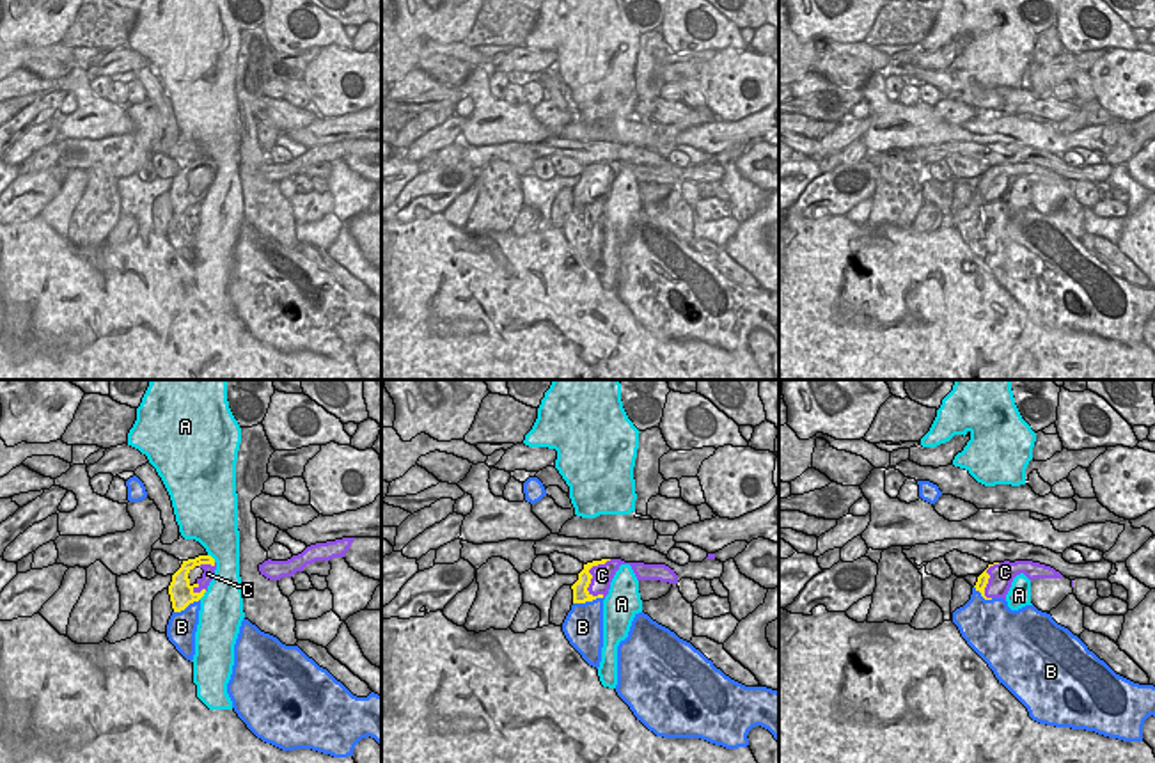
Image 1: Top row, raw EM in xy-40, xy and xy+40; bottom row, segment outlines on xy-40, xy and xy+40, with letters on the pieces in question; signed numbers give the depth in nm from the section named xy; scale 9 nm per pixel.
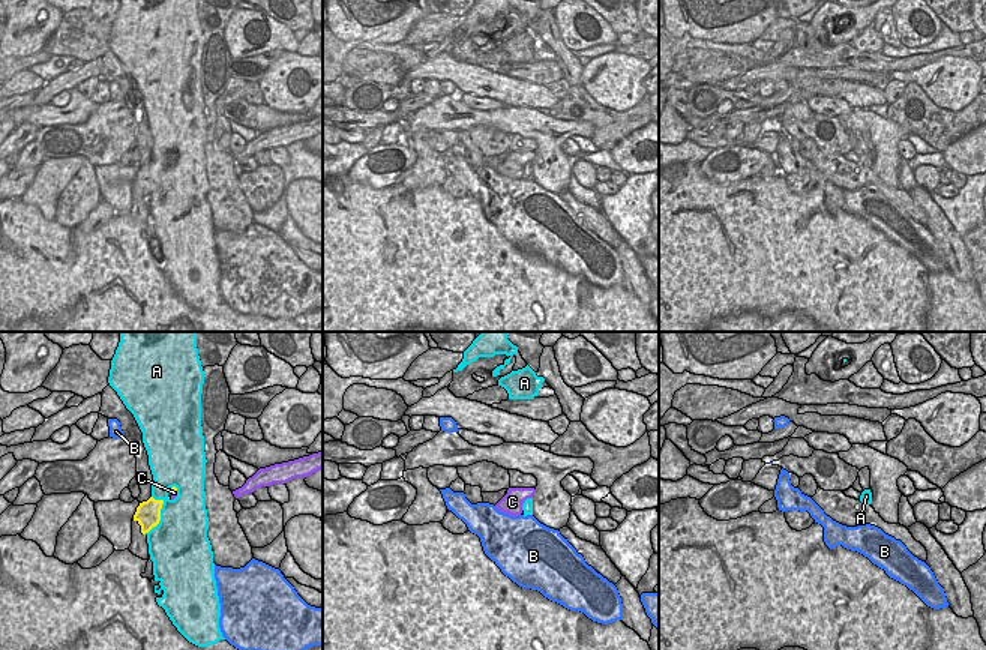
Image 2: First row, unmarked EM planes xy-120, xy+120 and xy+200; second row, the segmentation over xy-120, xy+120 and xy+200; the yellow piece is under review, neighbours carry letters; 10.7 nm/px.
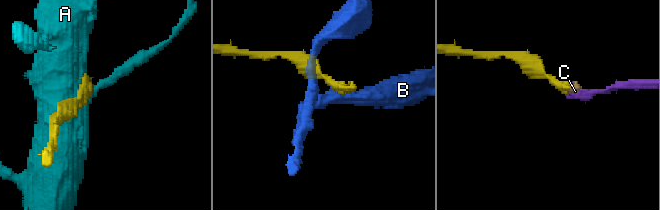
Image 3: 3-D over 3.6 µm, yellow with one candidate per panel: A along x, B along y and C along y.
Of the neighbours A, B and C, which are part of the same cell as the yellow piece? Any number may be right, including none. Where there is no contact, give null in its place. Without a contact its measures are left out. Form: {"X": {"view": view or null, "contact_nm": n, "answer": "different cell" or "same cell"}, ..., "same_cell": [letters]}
{"A": {"view": "xy-40", "contact_nm": 110, "answer": "different cell"}, "B": {"view": "xy", "contact_nm": 280, "answer": "different cell"}, "C": {"view": "xy", "contact_nm": 380, "answer": "same cell"}, "same_cell": ["C"]}

